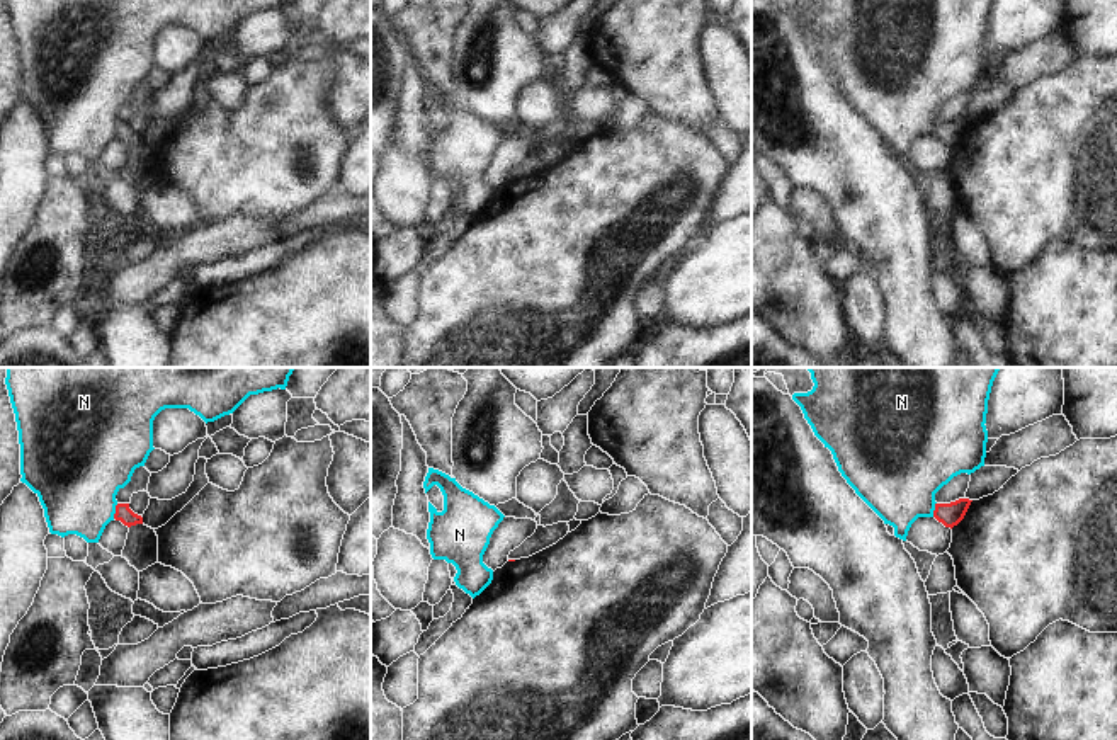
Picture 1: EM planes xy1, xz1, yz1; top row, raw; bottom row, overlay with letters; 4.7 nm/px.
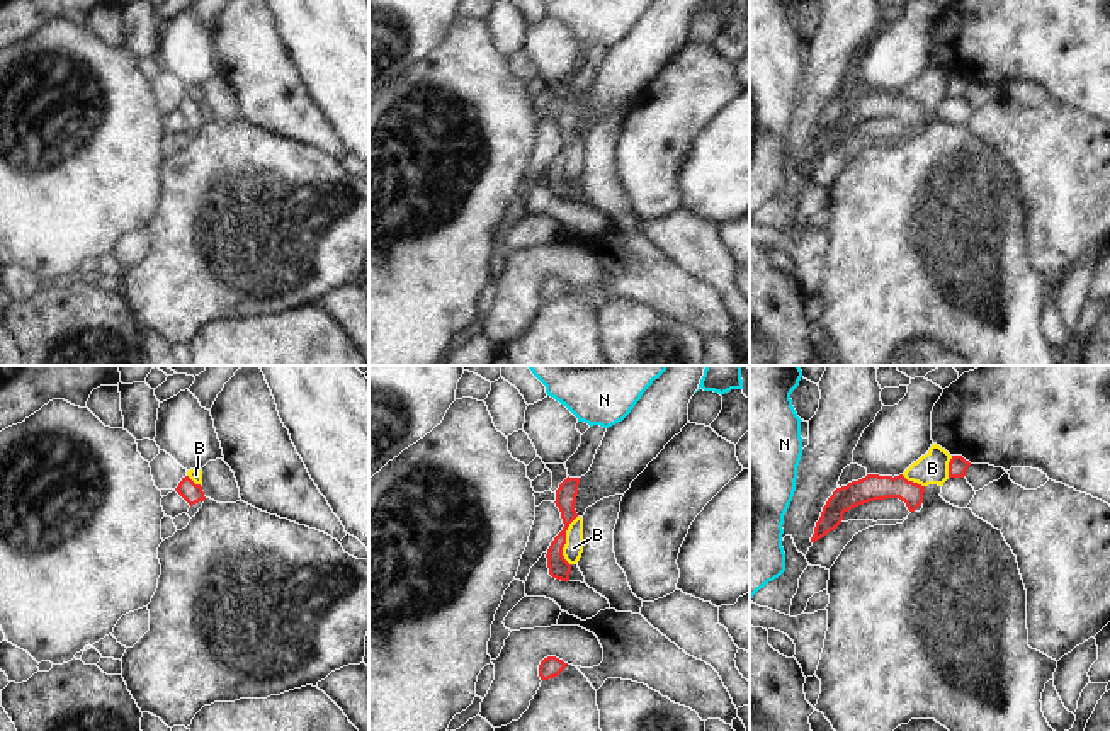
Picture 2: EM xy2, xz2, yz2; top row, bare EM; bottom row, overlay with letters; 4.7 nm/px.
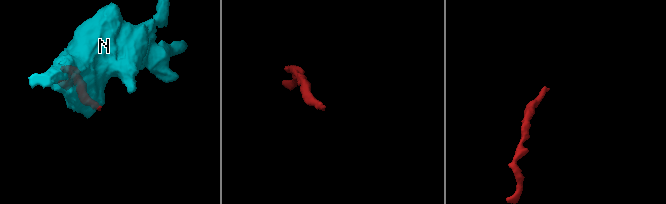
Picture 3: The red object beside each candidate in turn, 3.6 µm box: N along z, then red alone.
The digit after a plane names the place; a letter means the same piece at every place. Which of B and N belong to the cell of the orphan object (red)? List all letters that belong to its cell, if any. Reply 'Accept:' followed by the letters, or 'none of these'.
Accept: none of these

